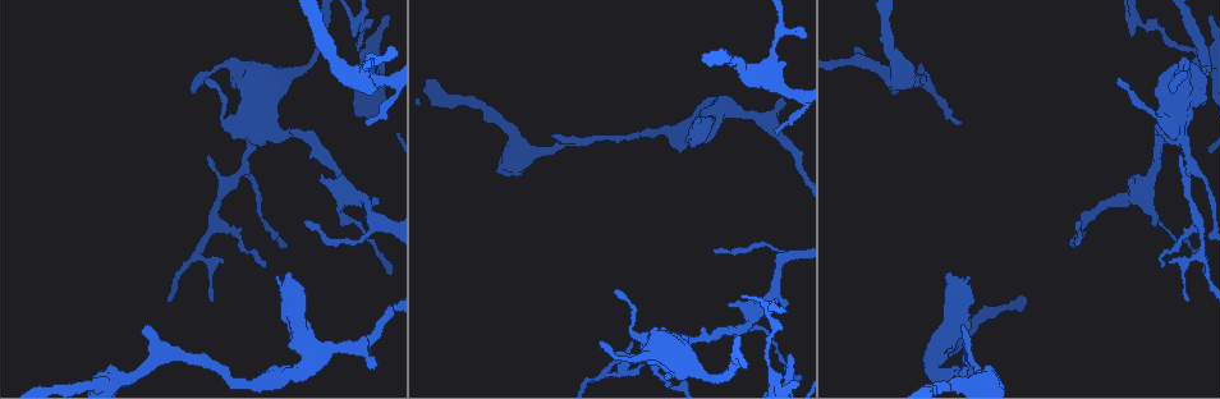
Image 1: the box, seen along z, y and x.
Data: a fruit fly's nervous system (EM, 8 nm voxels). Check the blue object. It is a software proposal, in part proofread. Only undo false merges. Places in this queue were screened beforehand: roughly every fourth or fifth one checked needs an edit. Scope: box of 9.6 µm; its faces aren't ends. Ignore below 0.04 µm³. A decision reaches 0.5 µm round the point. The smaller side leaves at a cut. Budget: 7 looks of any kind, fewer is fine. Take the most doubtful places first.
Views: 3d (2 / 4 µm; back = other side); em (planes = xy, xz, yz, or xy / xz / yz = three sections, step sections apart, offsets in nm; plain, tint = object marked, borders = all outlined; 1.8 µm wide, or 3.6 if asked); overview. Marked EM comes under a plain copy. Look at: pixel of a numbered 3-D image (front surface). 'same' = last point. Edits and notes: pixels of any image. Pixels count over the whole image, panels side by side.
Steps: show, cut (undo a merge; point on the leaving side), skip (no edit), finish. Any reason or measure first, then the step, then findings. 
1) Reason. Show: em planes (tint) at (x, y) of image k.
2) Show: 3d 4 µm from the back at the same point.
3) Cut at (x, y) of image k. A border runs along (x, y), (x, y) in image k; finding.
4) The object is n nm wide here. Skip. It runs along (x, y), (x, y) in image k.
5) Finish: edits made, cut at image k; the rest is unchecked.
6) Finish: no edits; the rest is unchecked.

Three arms meet. Show: em planes (tint) at (362, 17) of image 1.

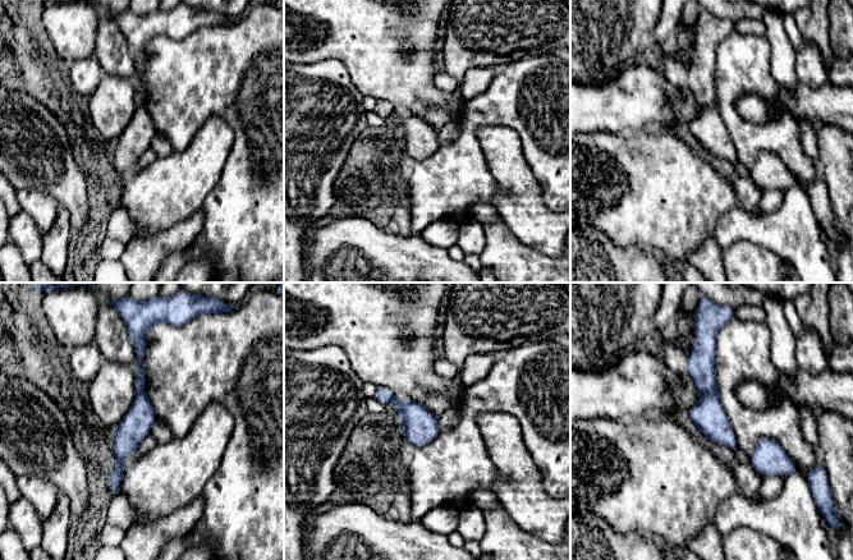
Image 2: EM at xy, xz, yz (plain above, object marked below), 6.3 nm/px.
The object is 190 nm wide here. Cut at (767, 455) of image 2. A border runs along (793, 466), (780, 466), (775, 474) in image 2; a second cell is stuck on.

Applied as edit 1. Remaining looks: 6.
See it whole again. Show: overview.

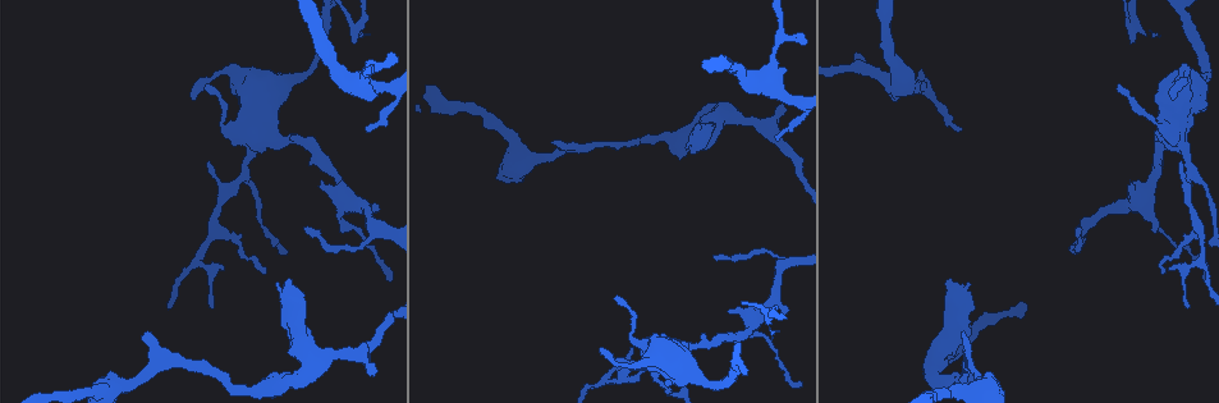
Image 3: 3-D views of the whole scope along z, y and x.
Calibre changes. Show: em 3.6 µm xz step 8 (tint) at (697, 140) of image 3.

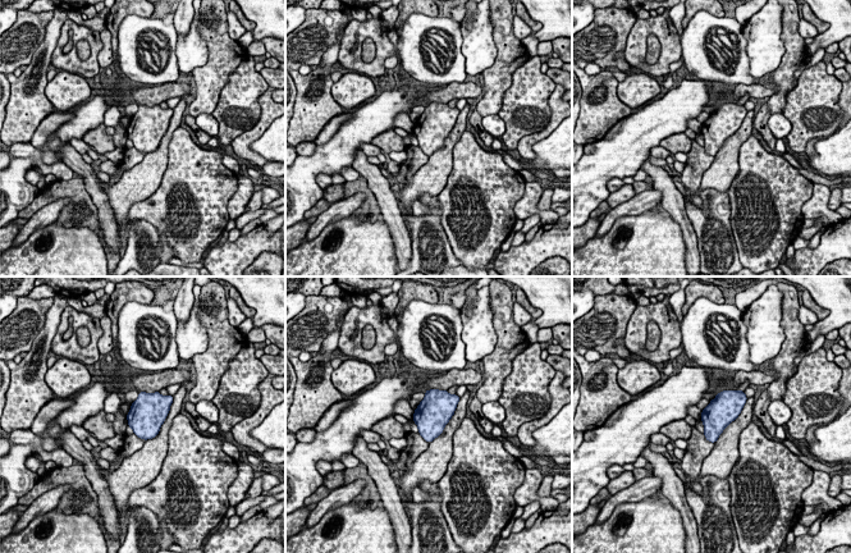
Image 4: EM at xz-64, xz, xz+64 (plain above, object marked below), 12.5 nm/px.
Show: em 3.6 µm planes (tint) at the same point.

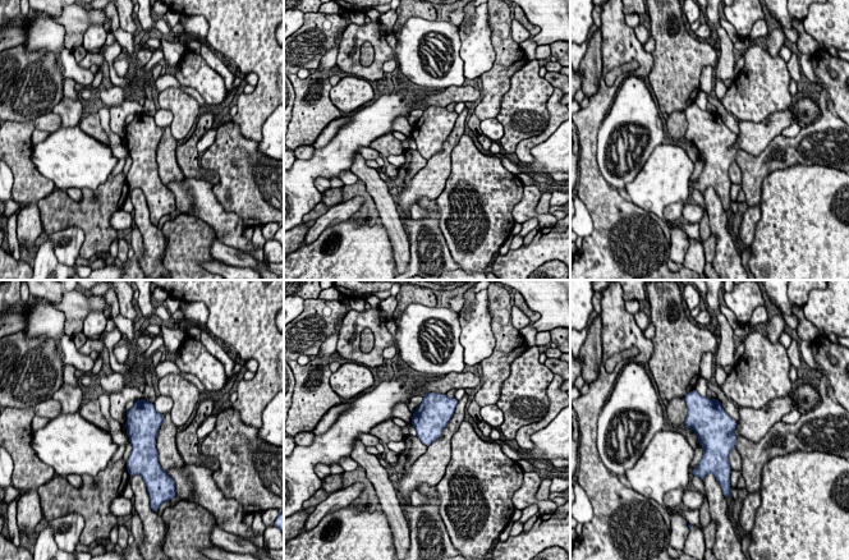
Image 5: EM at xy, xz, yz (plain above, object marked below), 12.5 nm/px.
Skip. Continuous, no second cell.

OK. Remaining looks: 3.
A fork. Show: 3d 2 µm at (350, 79) of image 3.

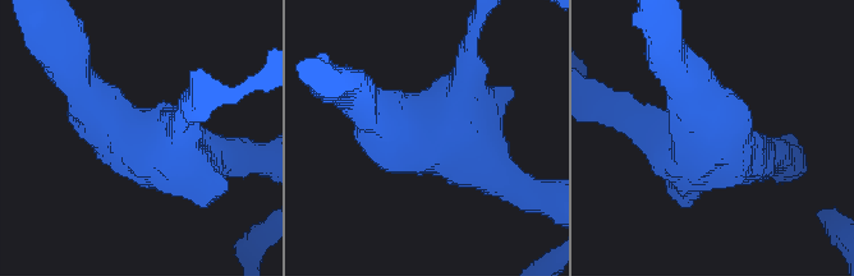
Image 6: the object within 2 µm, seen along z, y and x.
3 arms meet here. Show: em planes (tint) at (424, 137) of image 6.

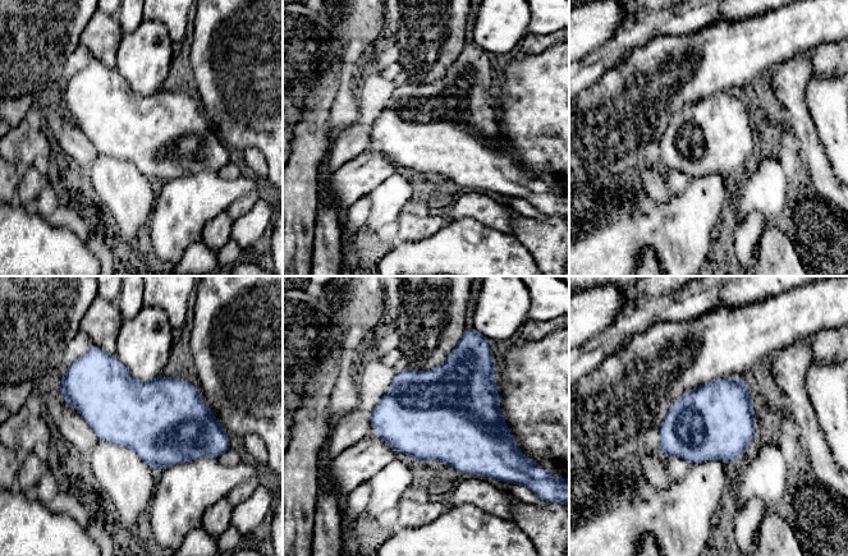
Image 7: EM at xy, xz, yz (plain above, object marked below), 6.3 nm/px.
Skip. One cell here.

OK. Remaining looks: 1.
Finish: edits made, cut at image 2; the rest is unchecked.

